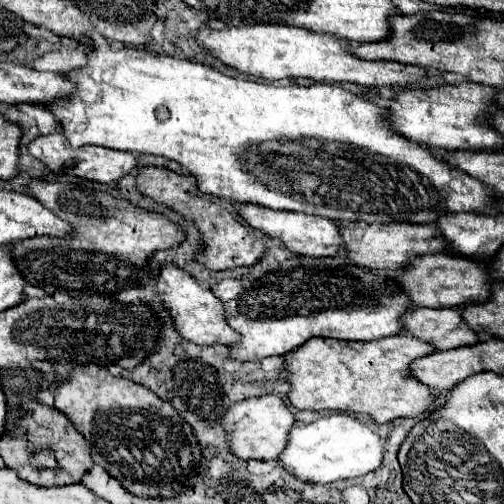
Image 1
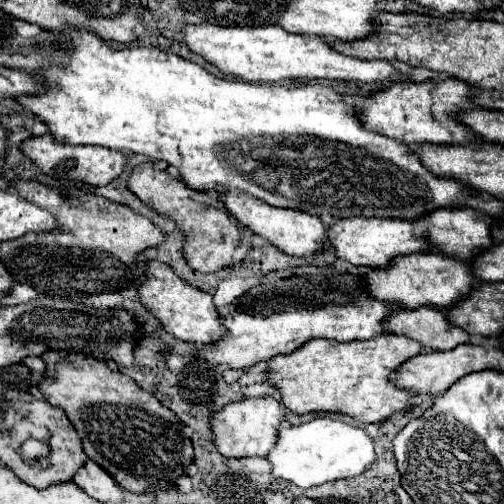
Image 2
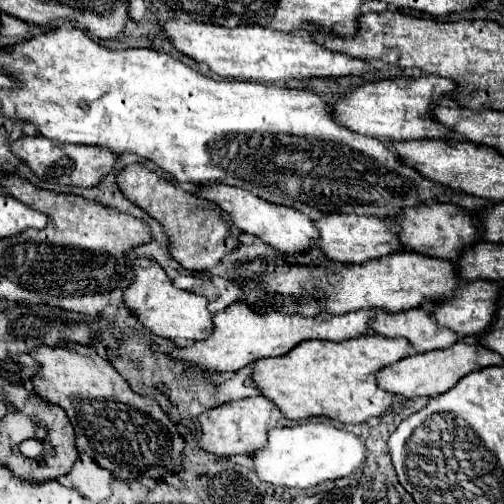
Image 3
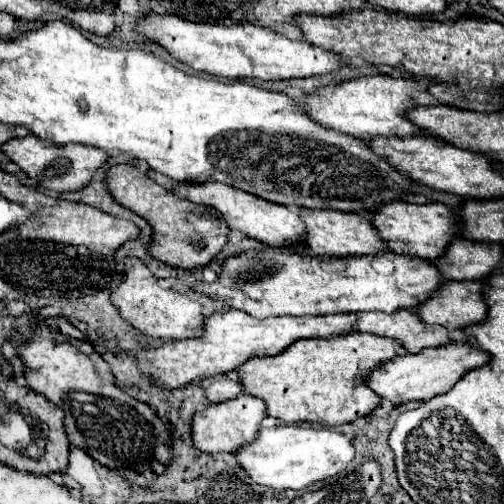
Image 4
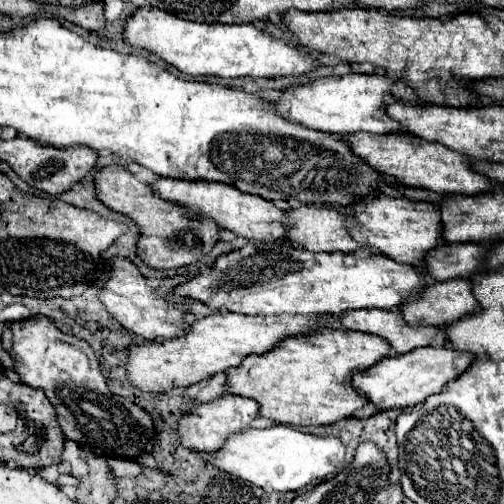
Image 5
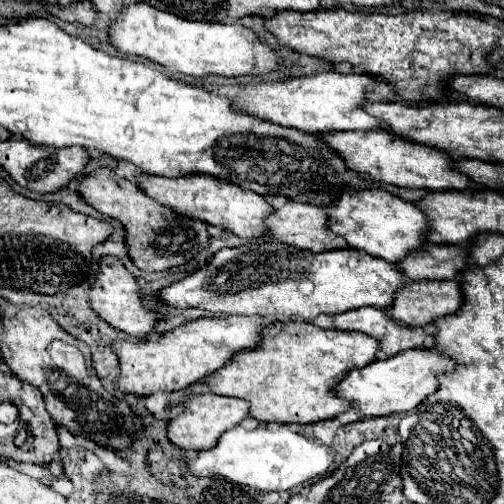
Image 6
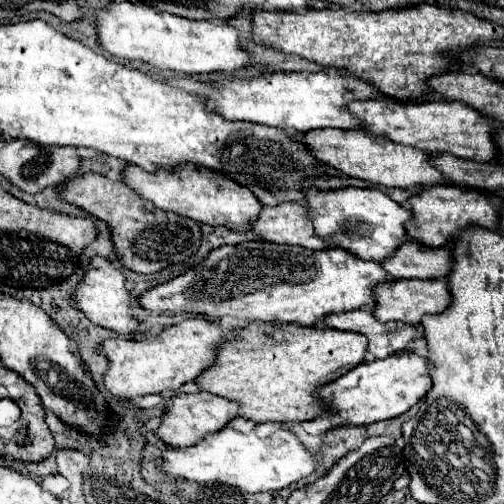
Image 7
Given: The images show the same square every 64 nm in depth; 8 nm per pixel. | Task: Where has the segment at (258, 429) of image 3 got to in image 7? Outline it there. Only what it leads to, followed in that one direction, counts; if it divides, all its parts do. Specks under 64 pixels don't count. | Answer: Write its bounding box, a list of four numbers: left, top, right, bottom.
[156,392,238,448]

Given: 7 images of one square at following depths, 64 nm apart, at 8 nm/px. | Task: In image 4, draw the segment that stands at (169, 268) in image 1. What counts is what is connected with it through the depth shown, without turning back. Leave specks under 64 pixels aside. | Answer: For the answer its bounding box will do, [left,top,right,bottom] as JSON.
[110,258,202,342]

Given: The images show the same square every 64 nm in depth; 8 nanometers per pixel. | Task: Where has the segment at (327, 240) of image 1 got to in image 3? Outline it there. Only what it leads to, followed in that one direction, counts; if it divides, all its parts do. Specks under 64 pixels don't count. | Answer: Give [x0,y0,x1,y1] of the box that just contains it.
[194,184,318,254]

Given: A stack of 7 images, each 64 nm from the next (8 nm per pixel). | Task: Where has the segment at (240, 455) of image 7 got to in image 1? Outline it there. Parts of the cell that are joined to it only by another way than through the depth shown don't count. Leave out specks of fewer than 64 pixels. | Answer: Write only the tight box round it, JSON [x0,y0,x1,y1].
[278,414,384,484]

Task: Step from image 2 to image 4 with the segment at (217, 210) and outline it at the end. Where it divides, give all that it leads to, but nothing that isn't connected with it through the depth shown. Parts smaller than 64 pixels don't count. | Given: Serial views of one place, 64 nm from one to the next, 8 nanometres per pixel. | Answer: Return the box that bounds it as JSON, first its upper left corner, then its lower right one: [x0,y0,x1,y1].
[106,164,228,268]

